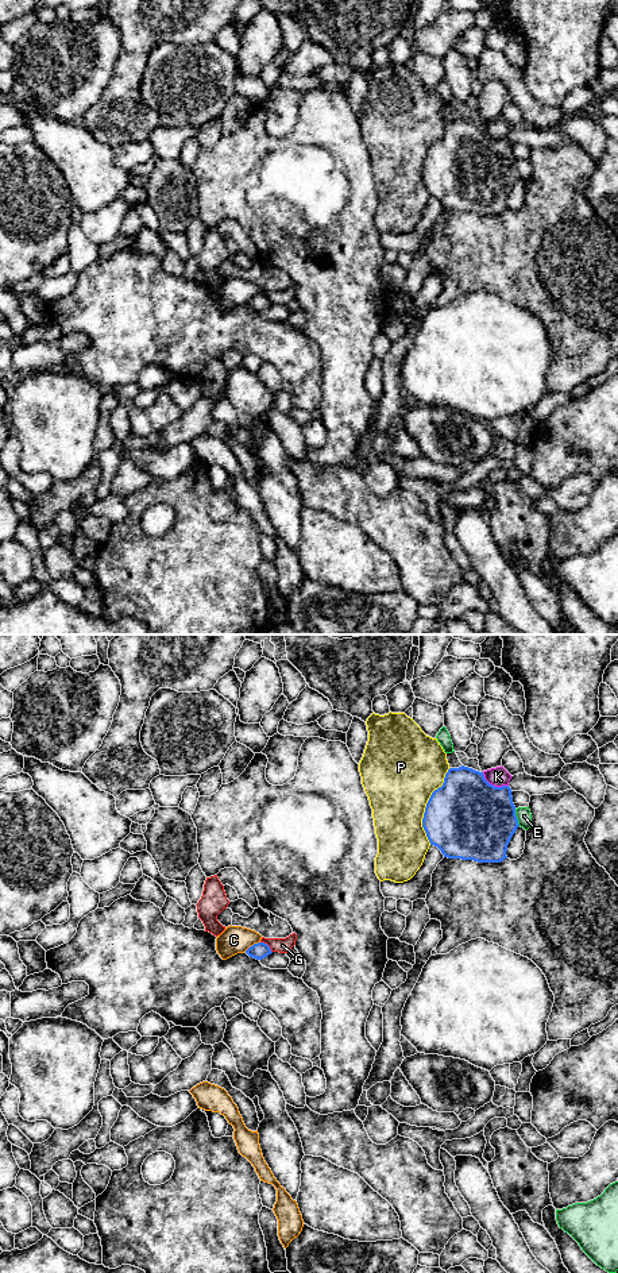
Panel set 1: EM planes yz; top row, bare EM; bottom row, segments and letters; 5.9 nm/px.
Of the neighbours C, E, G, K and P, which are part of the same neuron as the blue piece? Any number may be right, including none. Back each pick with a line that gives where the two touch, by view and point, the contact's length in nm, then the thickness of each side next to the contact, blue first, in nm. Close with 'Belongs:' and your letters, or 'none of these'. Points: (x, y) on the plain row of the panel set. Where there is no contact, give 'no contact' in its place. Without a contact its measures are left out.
Belongs: none of these

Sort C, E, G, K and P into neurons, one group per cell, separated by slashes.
C / E / G / K / P

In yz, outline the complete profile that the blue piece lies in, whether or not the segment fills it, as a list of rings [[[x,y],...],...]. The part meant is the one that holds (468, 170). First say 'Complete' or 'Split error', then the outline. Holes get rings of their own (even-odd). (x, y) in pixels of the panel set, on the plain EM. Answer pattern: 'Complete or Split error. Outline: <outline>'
Complete. Outline: [[[468,119],[449,120],[441,139],[434,142],[426,155],[422,180],[430,197],[437,198],[444,209],[501,215],[515,185],[518,171],[509,138],[490,136],[483,124]]]

